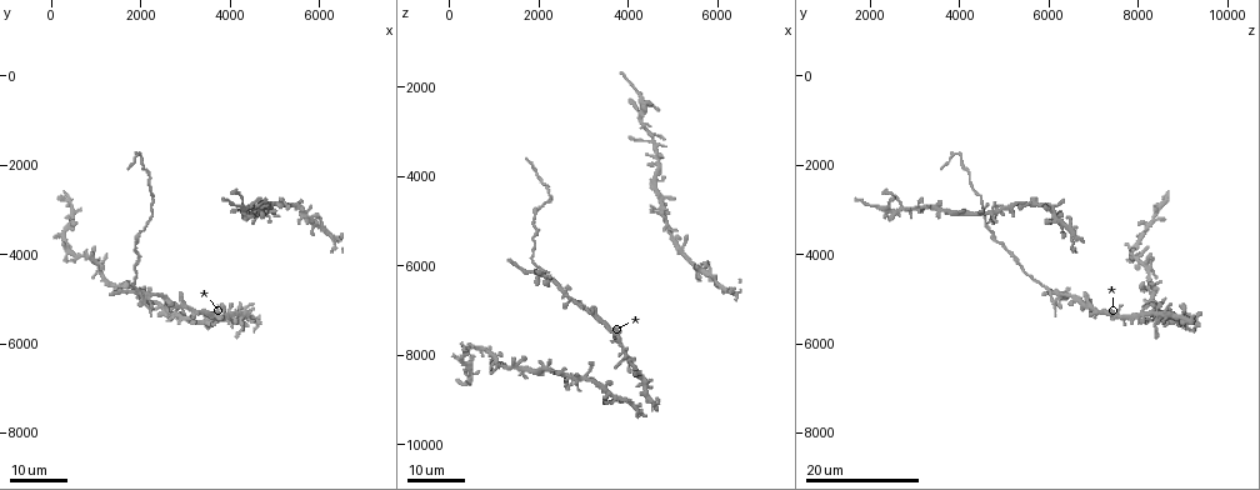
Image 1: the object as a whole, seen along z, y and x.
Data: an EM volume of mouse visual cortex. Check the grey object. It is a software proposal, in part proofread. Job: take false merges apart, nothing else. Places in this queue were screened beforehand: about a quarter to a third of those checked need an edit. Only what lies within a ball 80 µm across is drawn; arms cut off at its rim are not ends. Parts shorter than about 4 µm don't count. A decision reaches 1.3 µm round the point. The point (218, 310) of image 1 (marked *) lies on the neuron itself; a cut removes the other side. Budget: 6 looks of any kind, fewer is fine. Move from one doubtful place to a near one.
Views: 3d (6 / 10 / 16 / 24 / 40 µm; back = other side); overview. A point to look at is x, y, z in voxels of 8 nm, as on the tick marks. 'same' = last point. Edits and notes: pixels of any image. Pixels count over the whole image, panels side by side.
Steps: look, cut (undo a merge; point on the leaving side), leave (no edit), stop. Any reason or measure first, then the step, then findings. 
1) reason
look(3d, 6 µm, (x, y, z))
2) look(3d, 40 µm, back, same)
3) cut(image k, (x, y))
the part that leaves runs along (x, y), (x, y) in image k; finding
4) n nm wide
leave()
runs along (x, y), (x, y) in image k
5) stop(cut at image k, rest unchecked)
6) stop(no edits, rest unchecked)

four or more arms meet
look(3d, 24 µm, (4400, 5250, 8650))

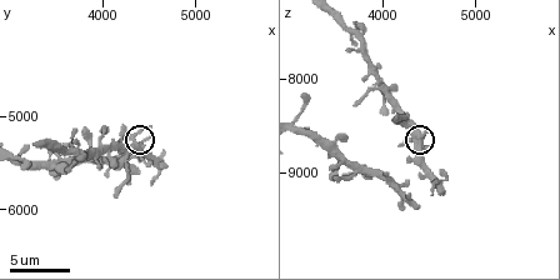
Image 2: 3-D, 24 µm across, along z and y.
look(3d, 10 µm, (4400, 5250, 8600))

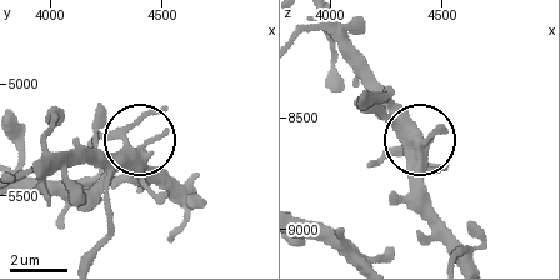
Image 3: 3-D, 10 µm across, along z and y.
450 nm wide
leave()
one neuron here

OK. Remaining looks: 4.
branch point
look(3d, 16 µm, (4300, 2950, 2650))

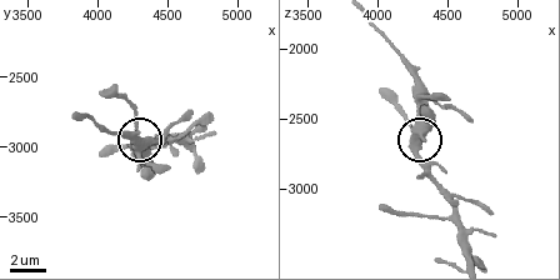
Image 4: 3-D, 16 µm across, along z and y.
look(3d, 6 µm, same)

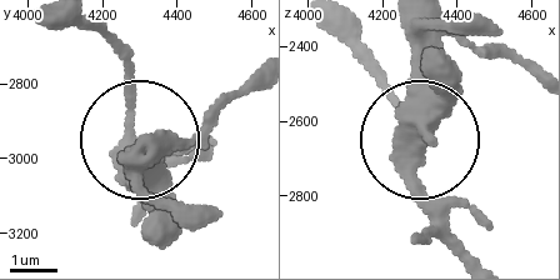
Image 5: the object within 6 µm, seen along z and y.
look(3d, 6 µm, back, (4270, 2950, 2690))

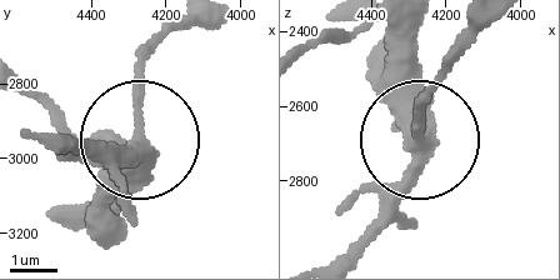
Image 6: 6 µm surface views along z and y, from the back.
3 arms
leave()
continuous, no second neuron

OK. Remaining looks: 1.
stop(no edits, rest unchecked)

